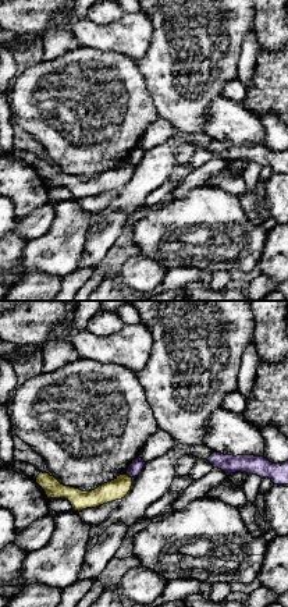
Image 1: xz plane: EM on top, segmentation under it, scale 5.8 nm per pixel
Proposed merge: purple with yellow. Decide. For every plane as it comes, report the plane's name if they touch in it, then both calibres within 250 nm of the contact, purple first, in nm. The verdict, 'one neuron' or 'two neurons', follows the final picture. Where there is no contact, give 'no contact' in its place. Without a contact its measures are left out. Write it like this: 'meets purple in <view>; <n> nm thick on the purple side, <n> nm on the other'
meets purple in xz; 80 nm thick on the purple side, 120 nm on the other

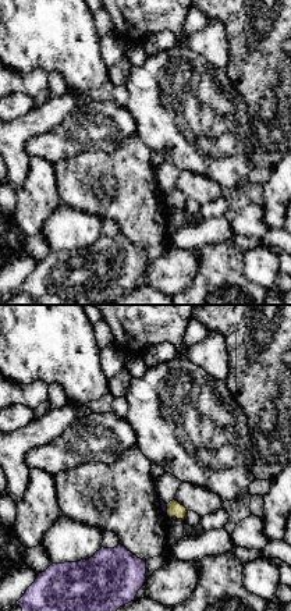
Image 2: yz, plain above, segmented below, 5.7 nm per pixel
meets purple in yz; 30 nm thick on the purple side, 100 nm on the other

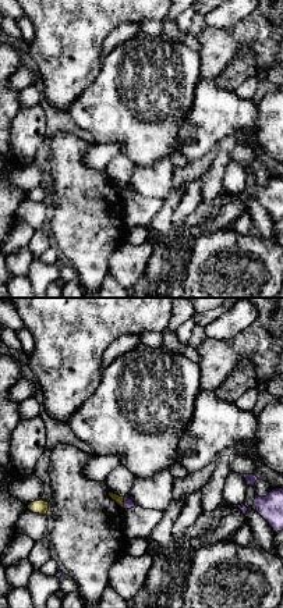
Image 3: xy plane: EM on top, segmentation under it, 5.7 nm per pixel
meets purple in xy; 60 nm thick on the purple side, 50 nm on the other

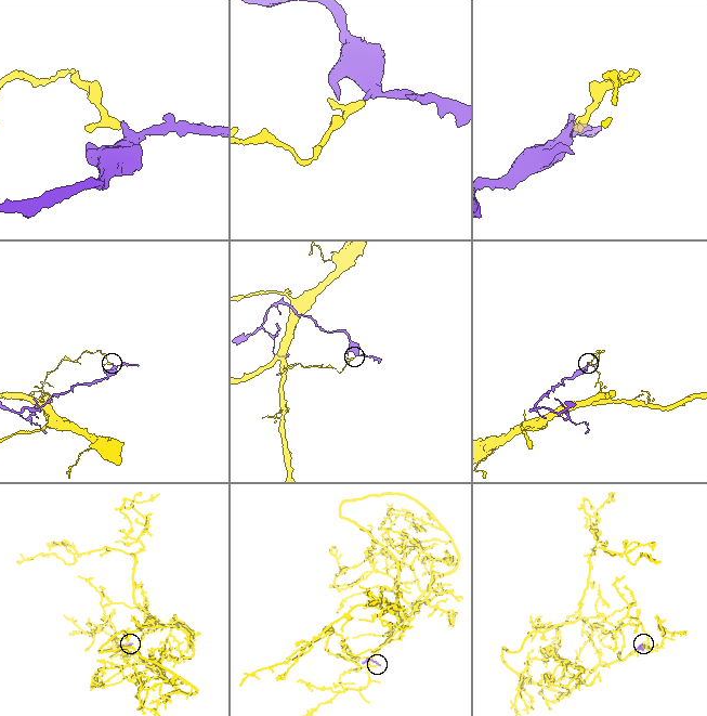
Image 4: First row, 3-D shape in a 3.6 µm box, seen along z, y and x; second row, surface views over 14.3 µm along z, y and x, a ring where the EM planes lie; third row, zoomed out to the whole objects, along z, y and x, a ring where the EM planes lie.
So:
two neurons

